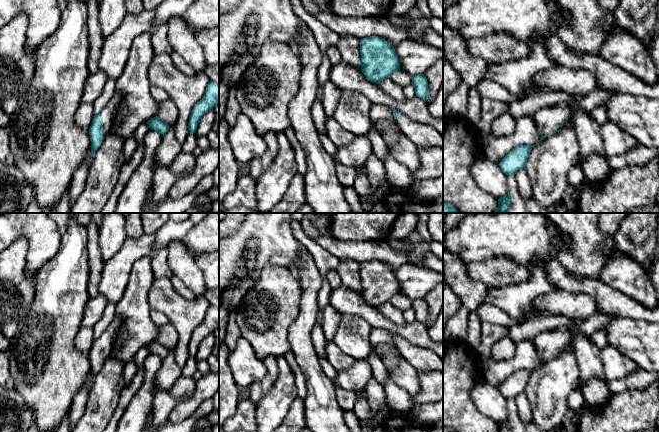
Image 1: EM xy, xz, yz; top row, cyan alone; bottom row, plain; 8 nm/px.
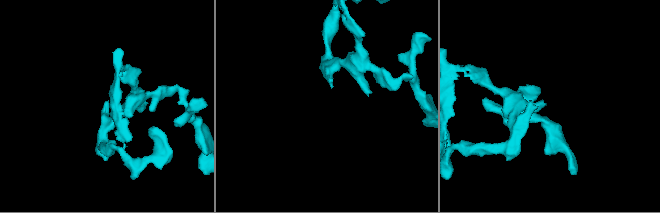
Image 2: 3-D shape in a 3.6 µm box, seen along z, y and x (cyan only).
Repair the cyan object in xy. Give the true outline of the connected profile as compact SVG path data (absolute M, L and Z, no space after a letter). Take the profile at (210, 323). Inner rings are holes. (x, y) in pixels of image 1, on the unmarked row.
M209 306L203 322L195 328L191 335L188 345L190 358L196 357L201 341L217 329L219 329L219 308Z

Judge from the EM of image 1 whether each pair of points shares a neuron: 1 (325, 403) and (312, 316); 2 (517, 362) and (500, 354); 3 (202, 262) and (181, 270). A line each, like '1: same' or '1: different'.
1: same
2: different
3: different

